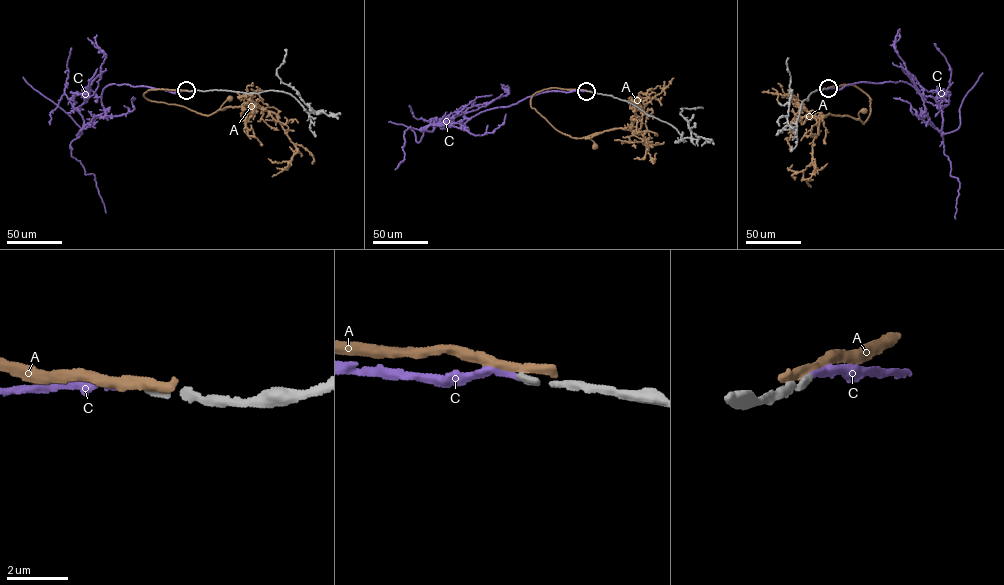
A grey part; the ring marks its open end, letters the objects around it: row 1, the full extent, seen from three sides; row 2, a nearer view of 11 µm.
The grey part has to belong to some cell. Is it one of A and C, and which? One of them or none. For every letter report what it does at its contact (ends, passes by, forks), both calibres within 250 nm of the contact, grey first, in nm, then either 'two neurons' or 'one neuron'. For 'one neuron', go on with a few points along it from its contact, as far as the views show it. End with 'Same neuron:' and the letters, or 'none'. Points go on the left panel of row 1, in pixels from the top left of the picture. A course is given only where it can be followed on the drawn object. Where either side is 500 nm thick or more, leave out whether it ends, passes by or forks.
A: it ends there; 260 nm thick on the grey side, 440 nm on the other; two neurons
C: it ends there; 260 nm thick on the grey side, 190 nm on the other; one neuron; it runs (186, 91), (124, 84), (104, 88), (105, 115), (83, 128), (69, 148), (85, 174), (94, 175), (105, 212)
Same neuron: C

